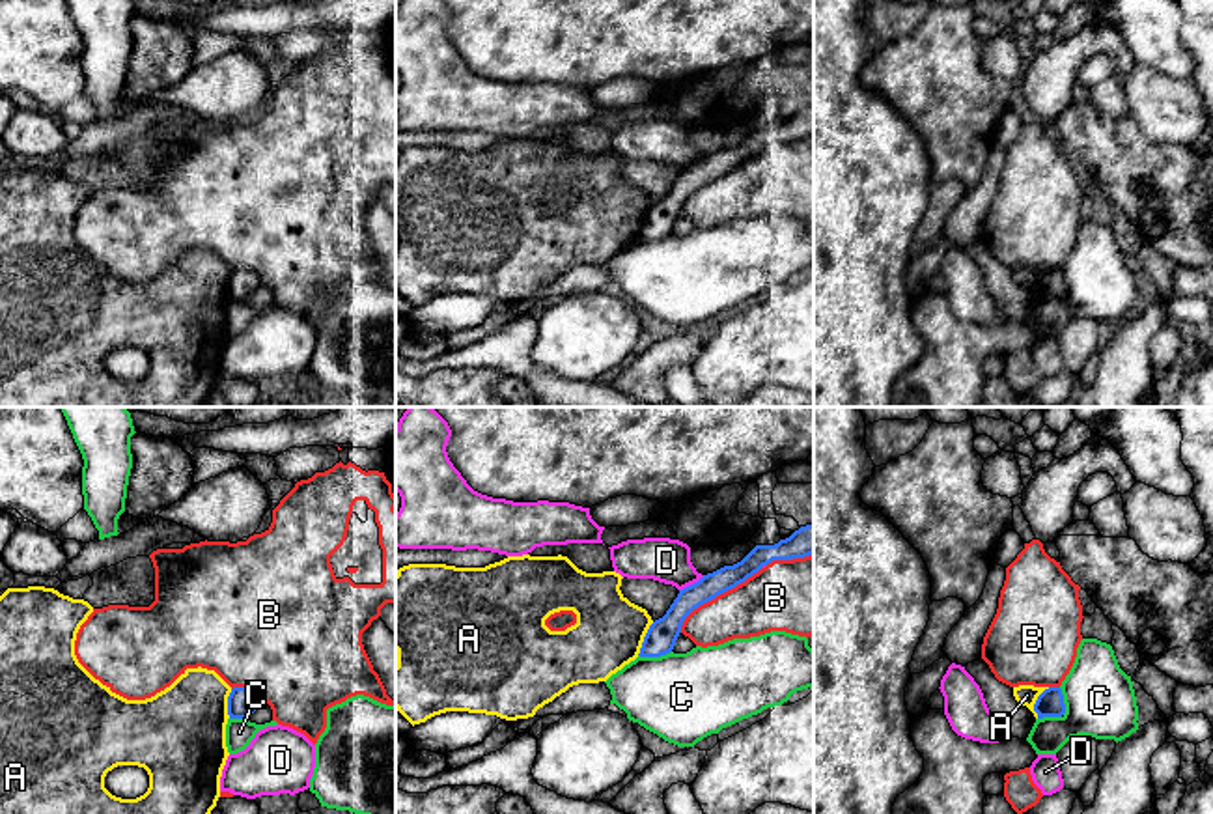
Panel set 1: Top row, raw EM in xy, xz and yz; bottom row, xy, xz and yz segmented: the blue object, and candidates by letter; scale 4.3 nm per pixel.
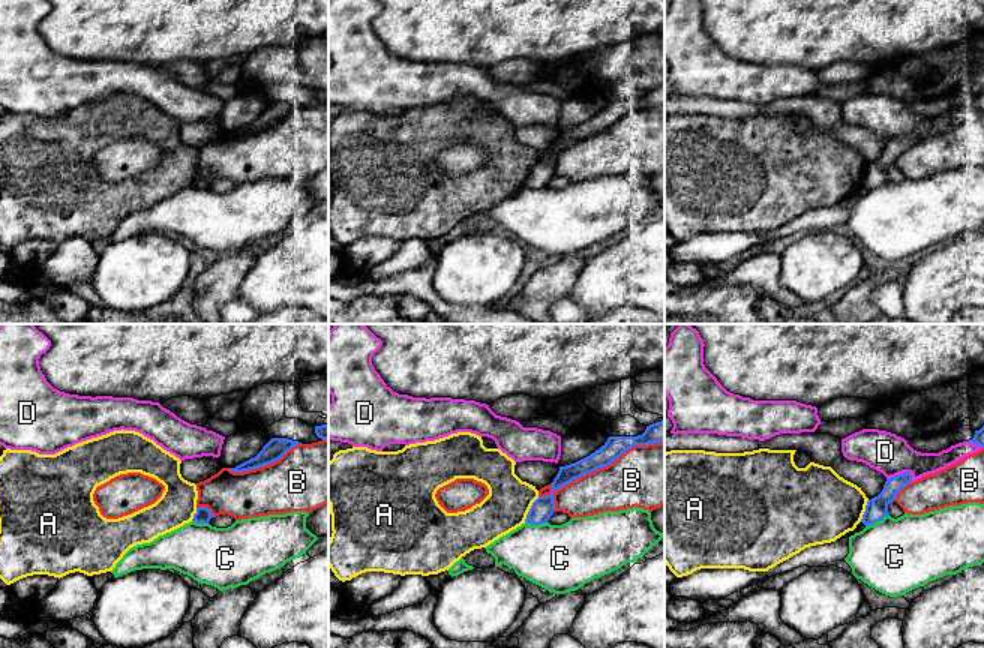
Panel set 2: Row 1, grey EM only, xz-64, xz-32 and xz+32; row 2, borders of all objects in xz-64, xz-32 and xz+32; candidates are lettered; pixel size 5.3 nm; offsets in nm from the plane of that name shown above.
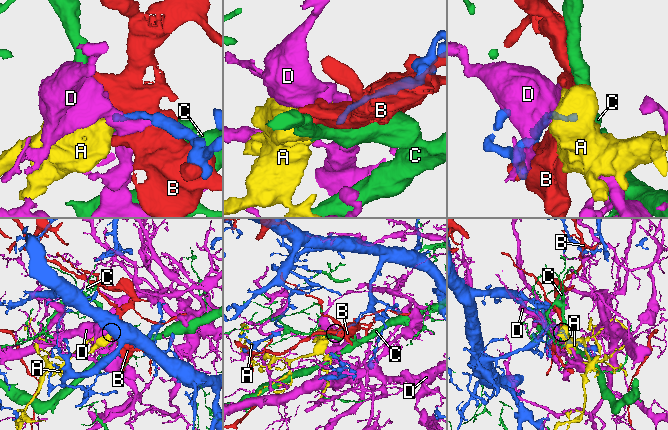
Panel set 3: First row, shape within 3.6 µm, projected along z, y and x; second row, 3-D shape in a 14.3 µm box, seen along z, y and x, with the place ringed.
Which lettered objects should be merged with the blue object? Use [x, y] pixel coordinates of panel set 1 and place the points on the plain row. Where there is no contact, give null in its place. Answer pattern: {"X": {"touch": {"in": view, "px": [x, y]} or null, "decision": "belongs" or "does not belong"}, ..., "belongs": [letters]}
{"A": {"touch": {"in": "xz", "px": [644, 221]}, "decision": "does not belong"}, "B": {"touch": {"in": "xz", "px": [717, 176]}, "decision": "does not belong"}, "C": {"touch": {"in": "yz", "px": [1062, 295]}, "decision": "does not belong"}, "D": {"touch": {"in": "xz", "px": [691, 167]}, "decision": "does not belong"}, "belongs": []}

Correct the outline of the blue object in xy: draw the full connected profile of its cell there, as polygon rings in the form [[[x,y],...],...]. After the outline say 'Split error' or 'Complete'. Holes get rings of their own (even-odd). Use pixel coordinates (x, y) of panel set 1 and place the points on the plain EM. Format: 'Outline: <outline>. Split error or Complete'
Outline: [[[233,269],[228,278],[230,301],[246,301],[261,286],[261,278],[252,271]]]. Complete

